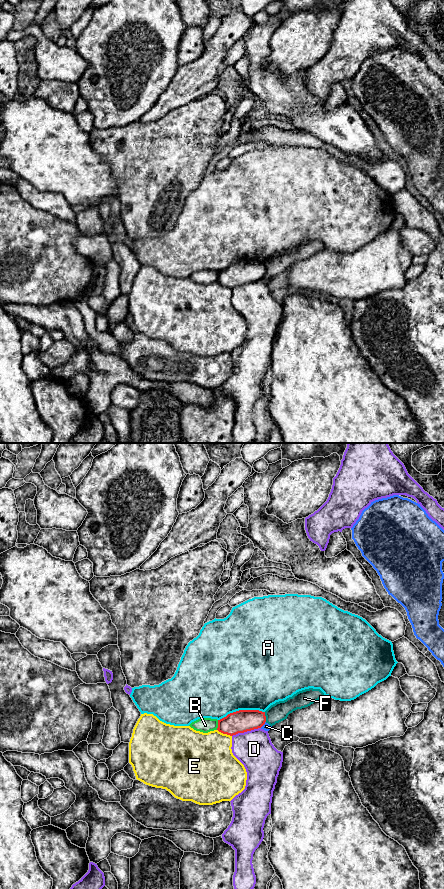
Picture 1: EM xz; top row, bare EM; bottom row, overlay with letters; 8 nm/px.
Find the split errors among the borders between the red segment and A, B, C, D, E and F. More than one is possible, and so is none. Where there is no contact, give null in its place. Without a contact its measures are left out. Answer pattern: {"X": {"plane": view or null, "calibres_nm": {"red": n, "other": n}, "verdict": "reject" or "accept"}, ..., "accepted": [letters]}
{"A": {"plane": "xz", "calibres_nm": {"red": 180, "other": 500}, "verdict": "reject"}, "B": {"plane": "xz", "calibres_nm": {"red": 180, "other": 120}, "verdict": "reject"}, "C": {"plane": "xz", "calibres_nm": {"red": 180, "other": 60}, "verdict": "reject"}, "D": {"plane": "xz", "calibres_nm": {"red": 180, "other": 300}, "verdict": "reject"}, "E": {"plane": "xz", "calibres_nm": {"red": 180, "other": 420}, "verdict": "reject"}, "F": {"plane": "xz", "calibres_nm": {"red": 180, "other": 150}, "verdict": "reject"}, "accepted": []}

